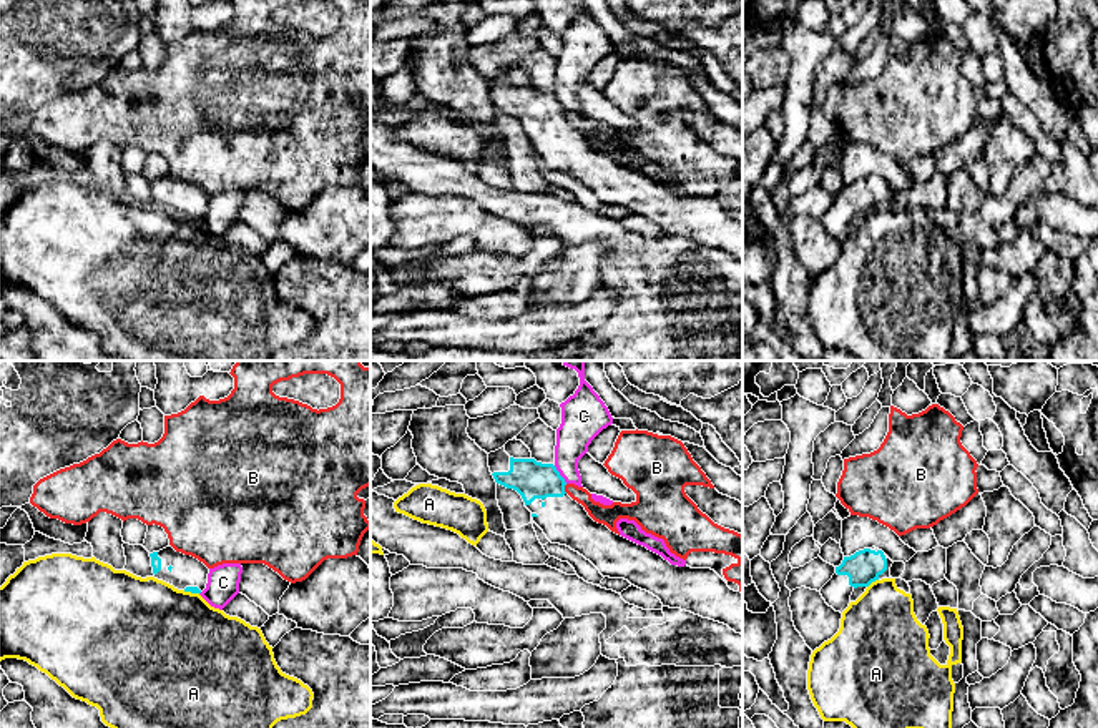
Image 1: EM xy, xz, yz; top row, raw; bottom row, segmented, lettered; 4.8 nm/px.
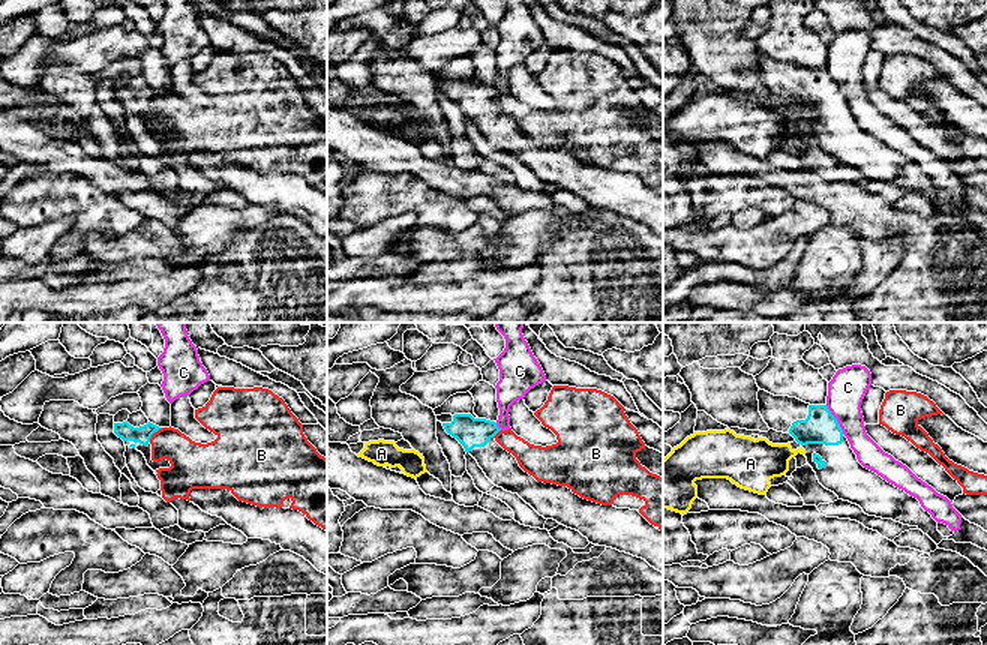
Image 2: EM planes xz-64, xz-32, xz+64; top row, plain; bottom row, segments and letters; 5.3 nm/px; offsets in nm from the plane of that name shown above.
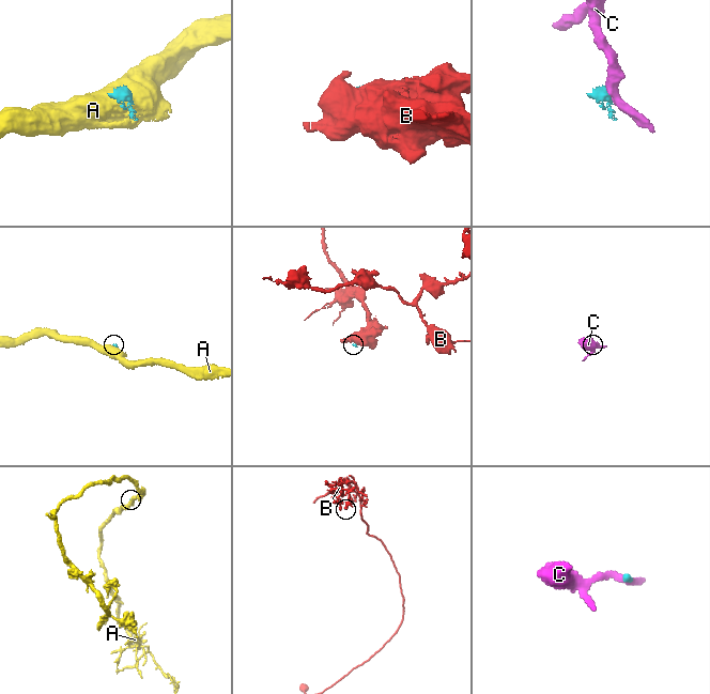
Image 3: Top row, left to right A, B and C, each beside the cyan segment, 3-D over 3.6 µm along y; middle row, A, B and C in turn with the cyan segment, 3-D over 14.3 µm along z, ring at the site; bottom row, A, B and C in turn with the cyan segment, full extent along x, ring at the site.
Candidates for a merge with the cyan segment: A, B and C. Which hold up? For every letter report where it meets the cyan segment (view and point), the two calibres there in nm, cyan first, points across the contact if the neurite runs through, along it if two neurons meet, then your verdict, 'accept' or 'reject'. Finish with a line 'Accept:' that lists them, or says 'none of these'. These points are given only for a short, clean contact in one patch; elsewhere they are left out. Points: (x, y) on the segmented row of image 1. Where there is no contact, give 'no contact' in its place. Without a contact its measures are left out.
A: contact yz (872, 580); calibres 160 and 380 nm; border yz (877, 579), (867, 587); reject
B: contact xz (563, 489); calibres 180 and 100 nm; border xz (567, 484), (565, 492); reject
C: contact xz (558, 474); calibres 180 and 180 nm; border xz (553, 466), (567, 482); reject
Accept: none of these

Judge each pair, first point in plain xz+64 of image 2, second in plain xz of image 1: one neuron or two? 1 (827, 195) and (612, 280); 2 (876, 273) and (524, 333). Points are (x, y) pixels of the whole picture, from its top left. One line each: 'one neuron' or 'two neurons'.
1: one neuron
2: one neuron

